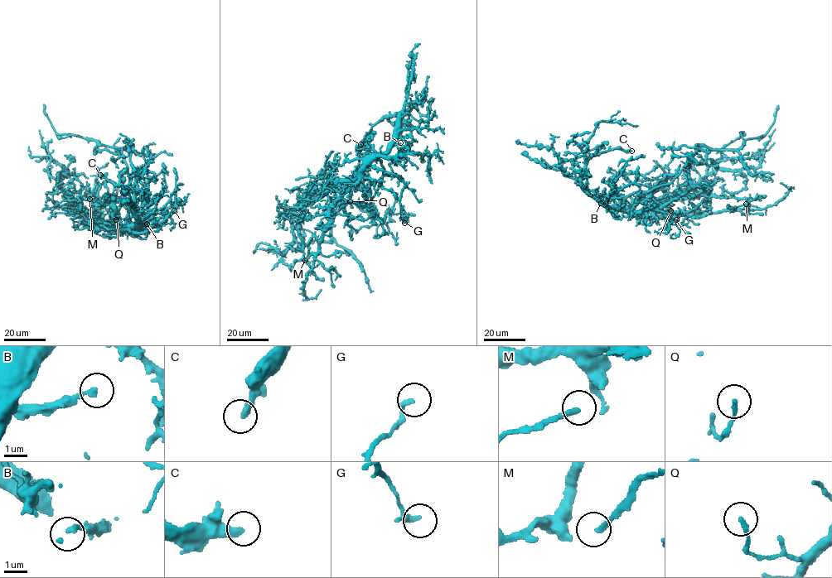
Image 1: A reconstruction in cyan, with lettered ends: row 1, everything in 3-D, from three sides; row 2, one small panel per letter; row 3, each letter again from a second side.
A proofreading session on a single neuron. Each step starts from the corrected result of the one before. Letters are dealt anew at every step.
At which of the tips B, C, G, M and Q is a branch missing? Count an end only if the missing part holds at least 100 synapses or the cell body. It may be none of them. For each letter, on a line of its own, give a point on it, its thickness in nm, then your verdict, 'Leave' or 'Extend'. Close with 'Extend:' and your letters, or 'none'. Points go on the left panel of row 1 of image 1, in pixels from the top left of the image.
B: Place: (147, 223). Thickness 200 nm. Extend
C: Place: (100, 175). Thickness 320 nm. Extend
G: Place: (174, 210). Thickness 200 nm. Leave
M: Place: (89, 199). Thickness 160 nm. Leave
Q: Place: (116, 219). Thickness 160 nm. Leave
Extend: B, C

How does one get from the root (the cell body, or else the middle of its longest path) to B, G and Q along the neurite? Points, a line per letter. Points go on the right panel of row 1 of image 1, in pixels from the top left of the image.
B: (628, 196), (619, 206), (611, 207), (604, 202), (601, 203)
G: (628, 196), (623, 206), (629, 210), (628, 215), (637, 211), (655, 209), (663, 211), (669, 223), (676, 219)
Q: (628, 196), (623, 206), (631, 212), (659, 217), (676, 215), (670, 210)

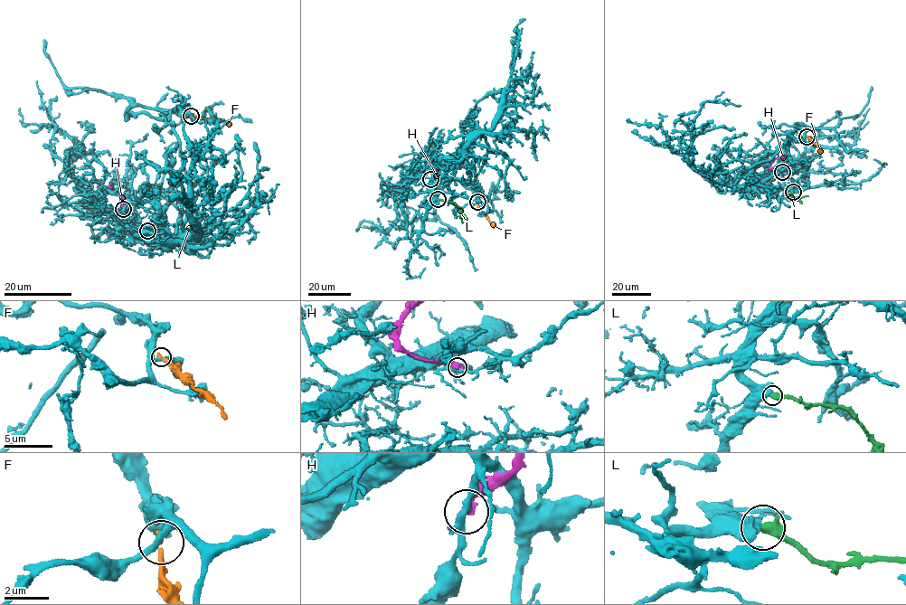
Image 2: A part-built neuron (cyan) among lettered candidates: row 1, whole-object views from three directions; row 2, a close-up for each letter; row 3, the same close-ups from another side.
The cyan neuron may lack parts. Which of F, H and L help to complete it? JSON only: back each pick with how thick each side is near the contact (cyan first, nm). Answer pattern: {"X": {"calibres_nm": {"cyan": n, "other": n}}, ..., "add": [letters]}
{"L": {"calibres_nm": {"cyan": 440, "other": 550}}, "add": ["L"]}

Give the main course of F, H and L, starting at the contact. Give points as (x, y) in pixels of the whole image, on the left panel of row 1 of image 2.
F: (190, 115), (200, 118), (214, 117), (229, 126)
H: (123, 209), (129, 205), (120, 194), (100, 185), (100, 188)
L: (148, 231), (157, 236), (178, 236), (190, 229), (195, 216)

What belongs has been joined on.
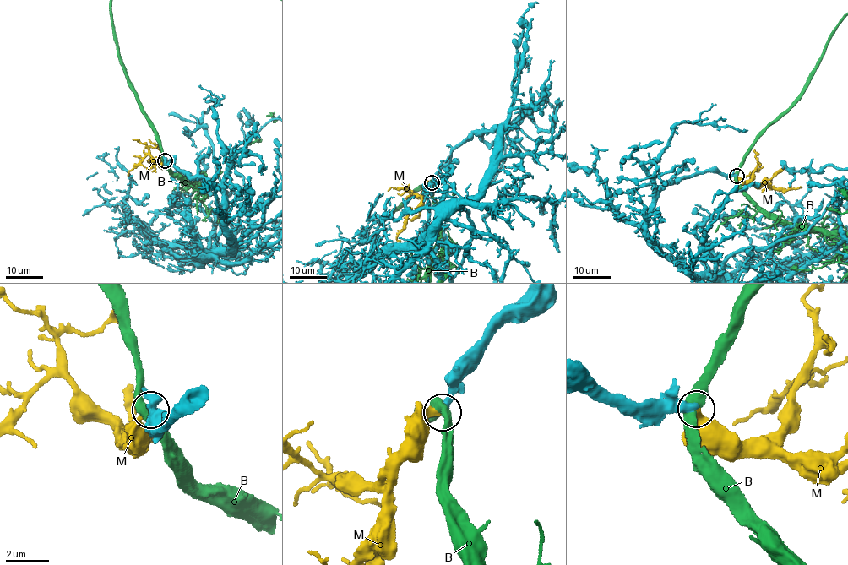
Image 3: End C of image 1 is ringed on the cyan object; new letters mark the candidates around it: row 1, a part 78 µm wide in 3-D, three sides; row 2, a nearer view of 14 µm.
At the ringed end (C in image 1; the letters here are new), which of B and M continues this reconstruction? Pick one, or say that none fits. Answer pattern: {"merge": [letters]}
{"merge": ["M"]}

